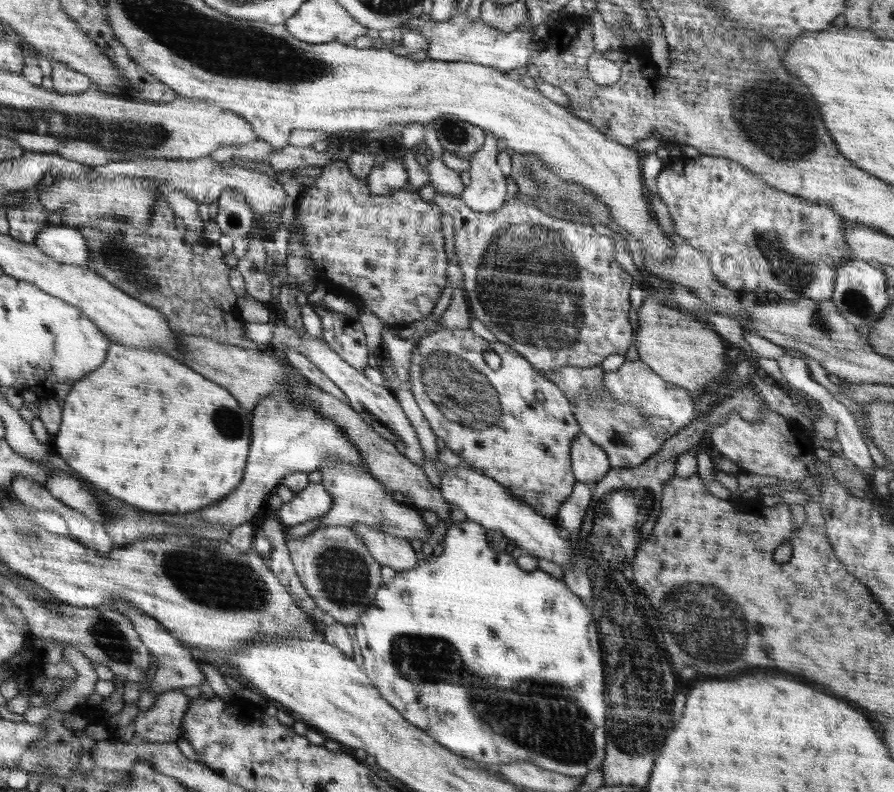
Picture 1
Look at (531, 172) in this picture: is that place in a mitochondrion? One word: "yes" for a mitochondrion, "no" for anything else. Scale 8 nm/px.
yes

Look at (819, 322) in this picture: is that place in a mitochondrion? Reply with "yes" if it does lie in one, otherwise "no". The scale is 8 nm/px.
yes

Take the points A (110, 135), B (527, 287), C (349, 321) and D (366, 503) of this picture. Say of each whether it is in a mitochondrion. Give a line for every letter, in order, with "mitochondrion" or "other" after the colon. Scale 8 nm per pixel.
A: mitochondrion
B: mitochondrion
C: other
D: other

